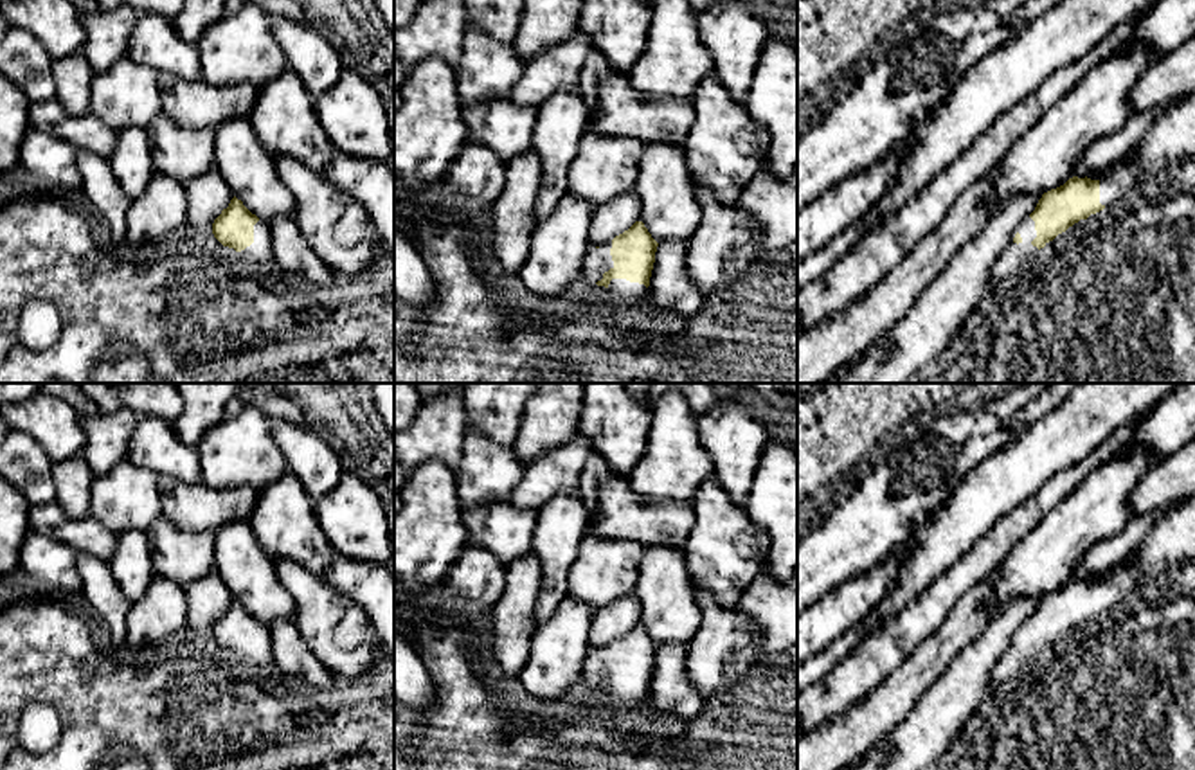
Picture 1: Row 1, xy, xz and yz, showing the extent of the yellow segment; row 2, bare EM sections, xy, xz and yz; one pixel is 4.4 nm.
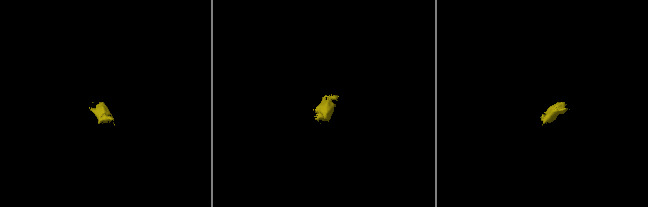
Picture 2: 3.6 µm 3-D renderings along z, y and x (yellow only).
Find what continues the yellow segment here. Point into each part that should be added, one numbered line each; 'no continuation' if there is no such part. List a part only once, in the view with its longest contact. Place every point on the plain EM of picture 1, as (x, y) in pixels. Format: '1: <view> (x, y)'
1: xy (260, 653)
2: xz (619, 693)

